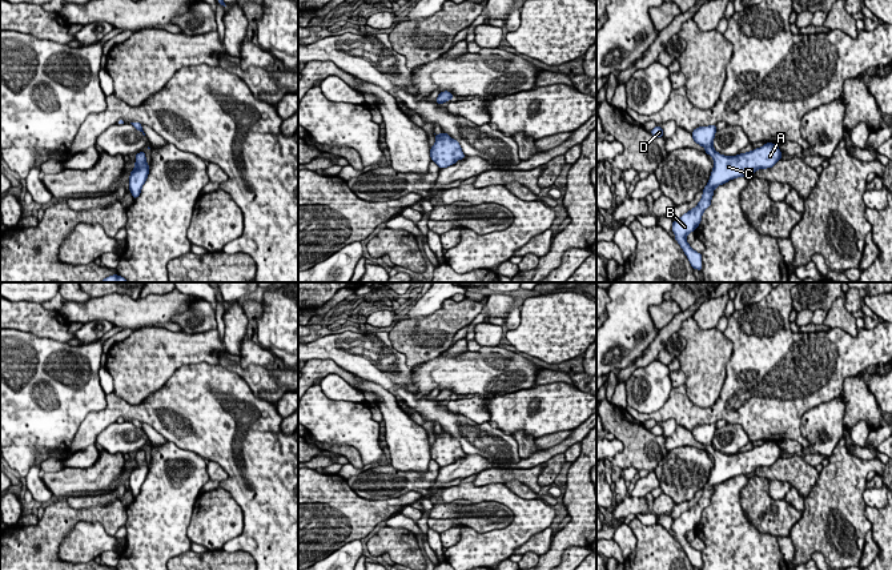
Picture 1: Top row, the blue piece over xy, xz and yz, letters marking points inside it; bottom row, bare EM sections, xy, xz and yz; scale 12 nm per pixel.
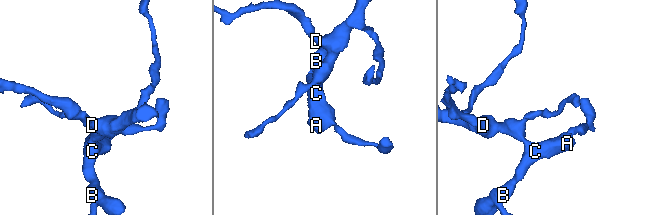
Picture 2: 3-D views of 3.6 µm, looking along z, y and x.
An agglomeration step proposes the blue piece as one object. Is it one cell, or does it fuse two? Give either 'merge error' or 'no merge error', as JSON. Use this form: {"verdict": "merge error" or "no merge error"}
{"verdict": "no merge error"}

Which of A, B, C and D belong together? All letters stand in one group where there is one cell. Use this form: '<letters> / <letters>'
A B C D

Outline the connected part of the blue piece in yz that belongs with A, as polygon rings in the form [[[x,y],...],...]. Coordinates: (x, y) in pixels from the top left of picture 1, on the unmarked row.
[[[714,422],[710,425],[698,425],[691,431],[695,441],[702,443],[706,447],[706,451],[714,455],[714,467],[708,482],[703,487],[699,502],[680,517],[672,519],[675,538],[682,545],[691,565],[700,570],[702,551],[691,547],[690,542],[686,539],[686,534],[699,525],[703,510],[711,503],[714,487],[732,477],[740,474],[750,475],[758,467],[772,466],[783,455],[779,445],[772,441],[767,441],[762,446],[738,454],[723,454],[712,445],[715,430],[716,424]]]

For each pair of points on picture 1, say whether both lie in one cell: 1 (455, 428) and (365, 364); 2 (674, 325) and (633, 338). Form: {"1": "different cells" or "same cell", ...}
{"1": "same cell", "2": "different cells"}

